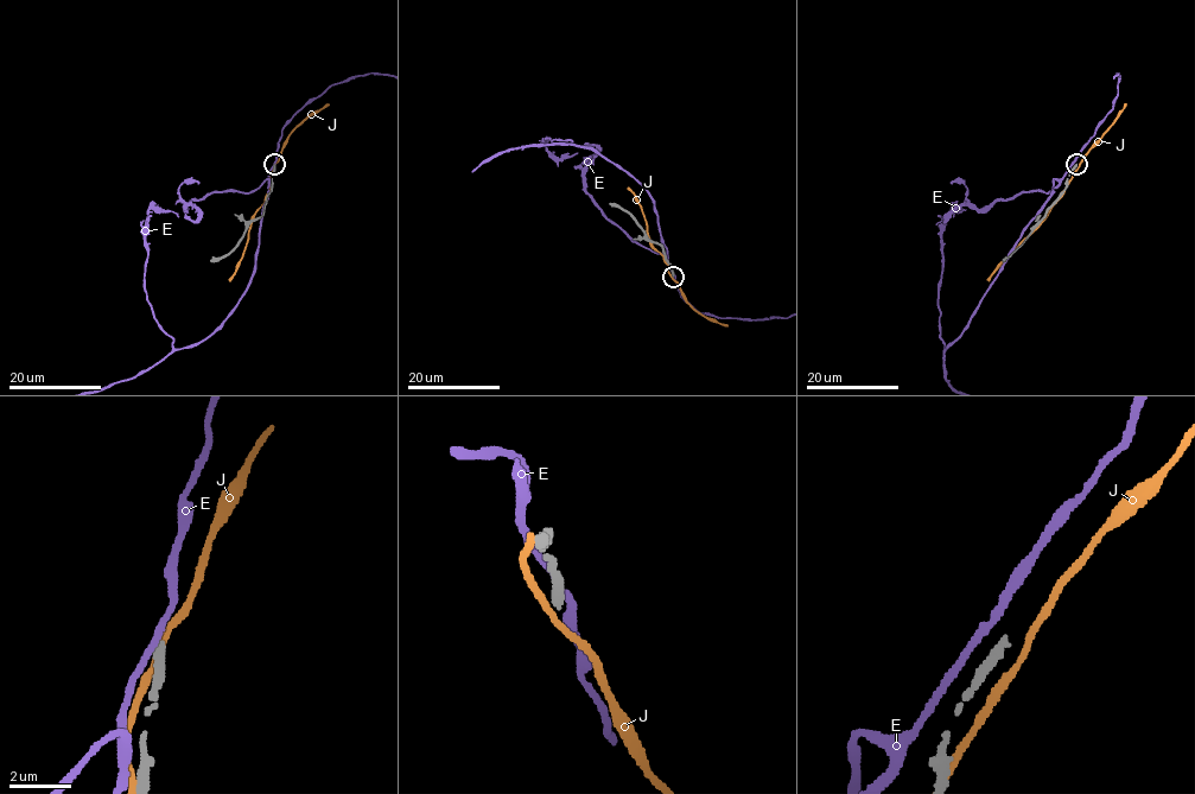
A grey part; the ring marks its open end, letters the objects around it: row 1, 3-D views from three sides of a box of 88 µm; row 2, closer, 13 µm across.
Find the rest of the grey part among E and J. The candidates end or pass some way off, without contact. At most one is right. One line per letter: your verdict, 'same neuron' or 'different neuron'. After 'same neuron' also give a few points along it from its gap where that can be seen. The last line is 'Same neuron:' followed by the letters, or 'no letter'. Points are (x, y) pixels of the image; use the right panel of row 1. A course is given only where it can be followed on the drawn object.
E: different neuron
J: different neuron
Same neuron: no letter

